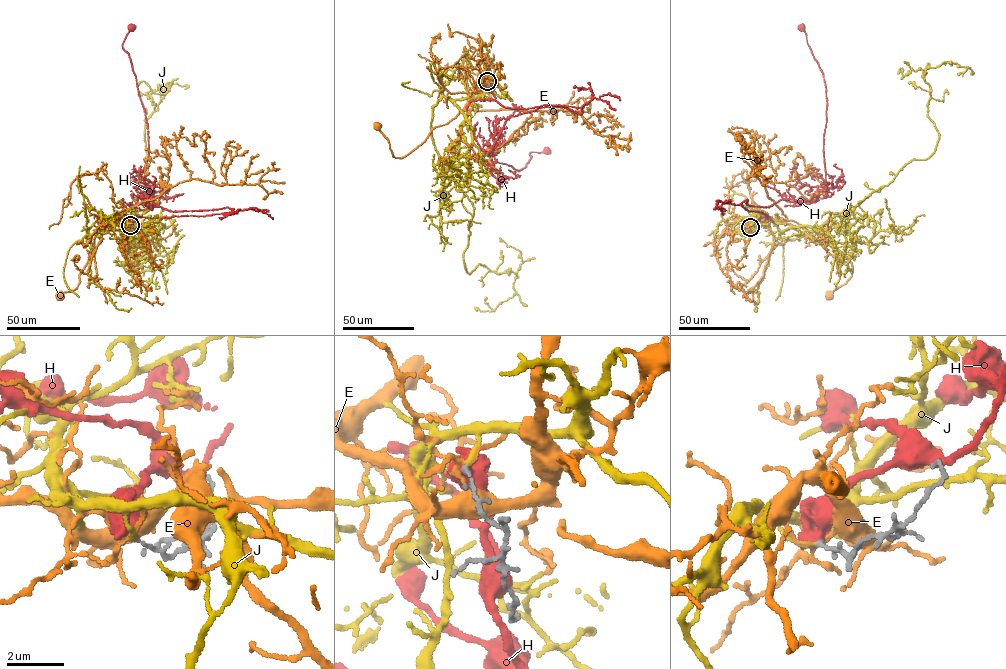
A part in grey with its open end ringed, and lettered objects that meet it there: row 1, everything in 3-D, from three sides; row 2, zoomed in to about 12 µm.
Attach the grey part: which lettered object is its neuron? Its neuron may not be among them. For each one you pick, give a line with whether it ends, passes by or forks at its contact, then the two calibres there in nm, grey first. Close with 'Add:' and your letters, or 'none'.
J: it ends there; 140 nm thick on the grey side, 120 nm on the other
Add: J

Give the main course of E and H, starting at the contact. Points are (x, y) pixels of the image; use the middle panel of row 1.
E: (487, 81), (479, 80), (457, 115), (402, 158), (392, 155), (377, 126)
H: (487, 81), (503, 106), (581, 108), (508, 117), (486, 160), (519, 171), (530, 152), (547, 150)

